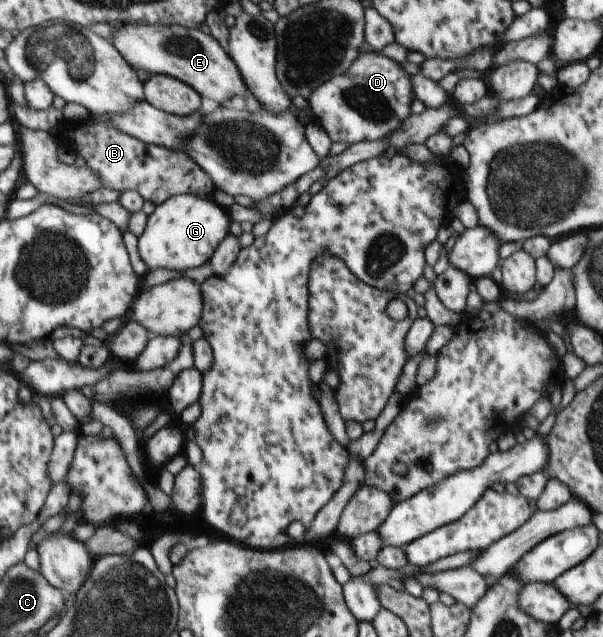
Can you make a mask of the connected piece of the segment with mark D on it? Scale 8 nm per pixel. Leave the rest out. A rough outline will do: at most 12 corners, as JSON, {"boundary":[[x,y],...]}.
{"boundary":[[360,52],[307,102],[331,142],[388,137],[415,94],[399,63]]}

